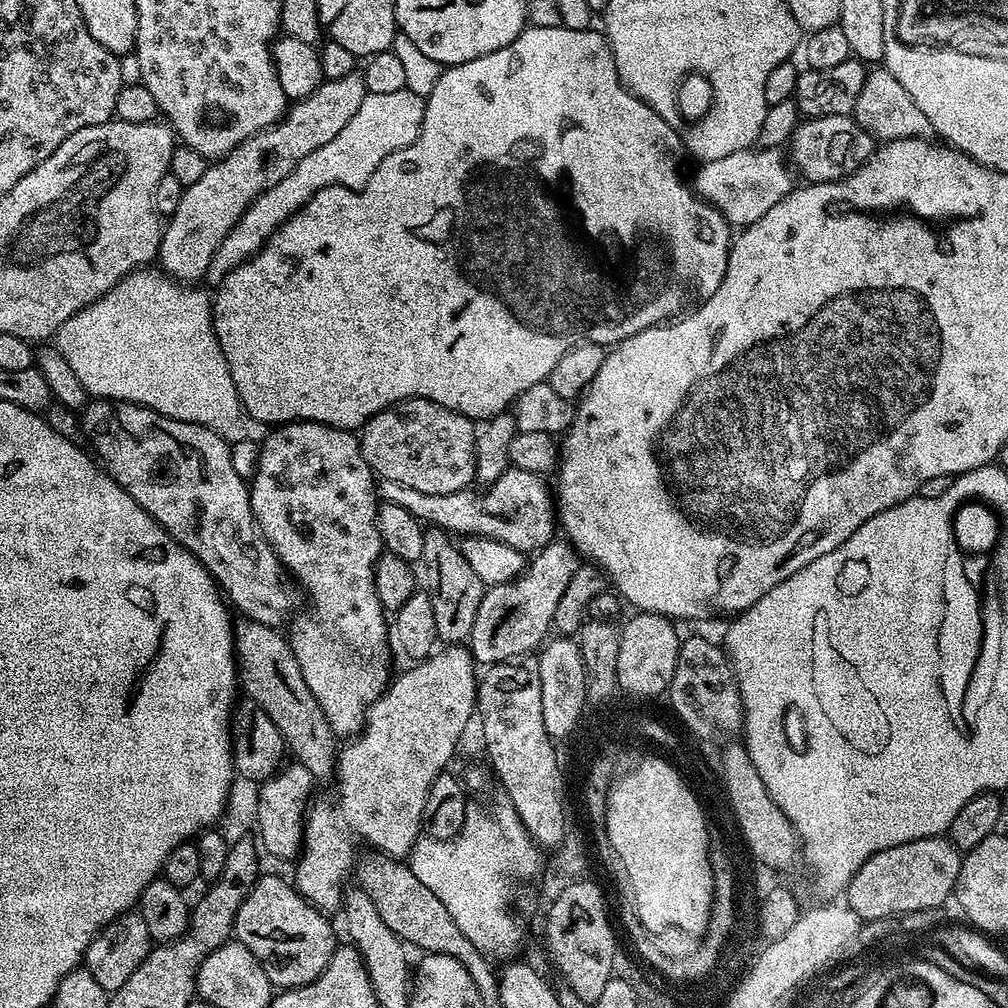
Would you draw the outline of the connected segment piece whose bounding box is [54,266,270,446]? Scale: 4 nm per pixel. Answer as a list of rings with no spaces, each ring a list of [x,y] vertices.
[[[145,266],[122,277],[102,298],[71,316],[56,331],[54,347],[74,370],[89,397],[140,404],[175,420],[201,424],[212,428],[214,434],[232,446],[243,440],[263,442],[268,437],[269,425],[255,420],[238,398],[234,378],[230,378],[230,366],[226,366],[212,325],[212,301],[213,297],[209,293],[207,296],[200,286],[177,282],[163,271]]]

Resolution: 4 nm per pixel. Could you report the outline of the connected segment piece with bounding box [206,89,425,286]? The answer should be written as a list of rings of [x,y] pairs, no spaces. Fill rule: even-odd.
[[[404,89],[397,93],[376,94],[365,96],[358,111],[346,122],[341,133],[326,146],[318,146],[314,154],[306,154],[296,164],[296,169],[278,186],[270,186],[255,202],[244,211],[242,218],[222,238],[218,250],[214,254],[206,273],[207,283],[218,286],[224,281],[224,275],[233,272],[239,264],[245,264],[251,256],[255,256],[264,243],[294,215],[299,208],[320,188],[329,188],[341,184],[343,188],[362,189],[374,174],[374,170],[382,159],[398,149],[410,145],[420,135],[421,124],[425,116],[425,99]]]

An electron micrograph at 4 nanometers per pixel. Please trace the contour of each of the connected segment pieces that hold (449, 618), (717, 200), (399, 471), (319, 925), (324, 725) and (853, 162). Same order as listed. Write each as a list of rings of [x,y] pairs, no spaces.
[[[432,526],[425,531],[422,567],[428,571],[426,588],[434,602],[437,637],[448,646],[467,641],[470,630],[474,630],[474,614],[478,614],[478,606],[486,591],[485,584],[474,570],[470,570],[470,562],[466,562],[461,554],[459,543],[443,528]]]
[[[753,146],[738,150],[734,154],[726,154],[726,158],[705,160],[696,172],[695,187],[699,195],[723,212],[729,225],[753,224],[774,206],[778,206],[778,202],[782,202],[782,198],[789,196],[793,190],[794,172],[785,153],[784,156],[782,153],[780,148]]]
[[[413,398],[374,414],[364,423],[358,439],[366,462],[380,480],[402,482],[402,486],[422,490],[422,494],[454,494],[465,491],[471,485],[468,483],[476,480],[476,430],[473,420],[462,413],[438,402]]]
[[[261,875],[238,906],[235,939],[240,941],[266,970],[277,989],[301,988],[318,978],[335,954],[338,941],[327,915],[315,908],[291,883],[280,876]]]
[[[240,618],[234,624],[234,651],[238,684],[243,695],[270,714],[270,722],[274,722],[282,734],[291,759],[306,766],[313,781],[331,781],[336,774],[338,737],[330,722],[326,722],[322,706],[318,706],[314,694],[310,694],[306,678],[302,678],[302,666],[298,666],[298,658],[294,658],[287,635],[271,624]]]
[[[814,116],[801,119],[796,125],[790,141],[790,164],[797,173],[805,177],[805,181],[813,184],[829,184],[832,180],[843,180],[844,177],[854,174],[877,151],[877,141],[852,116]]]

